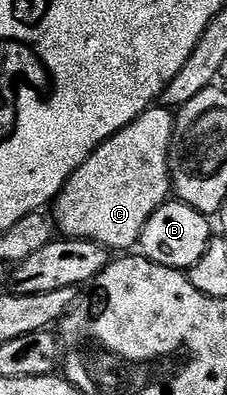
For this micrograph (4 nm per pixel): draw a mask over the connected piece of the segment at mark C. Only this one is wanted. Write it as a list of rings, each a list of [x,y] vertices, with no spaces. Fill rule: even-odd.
[[[150,107],[136,121],[108,137],[72,173],[52,204],[53,222],[65,238],[87,239],[114,253],[137,248],[148,217],[172,195],[170,142],[174,136],[174,116],[171,108]]]

